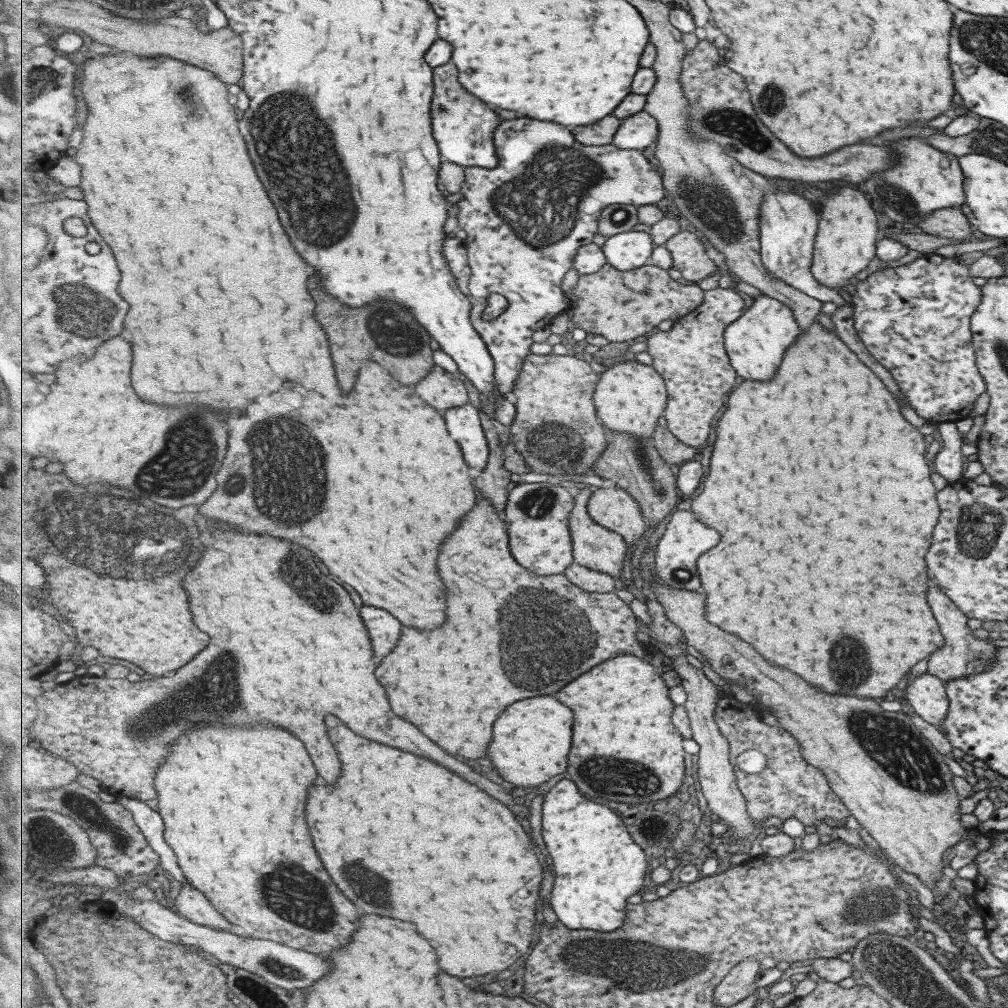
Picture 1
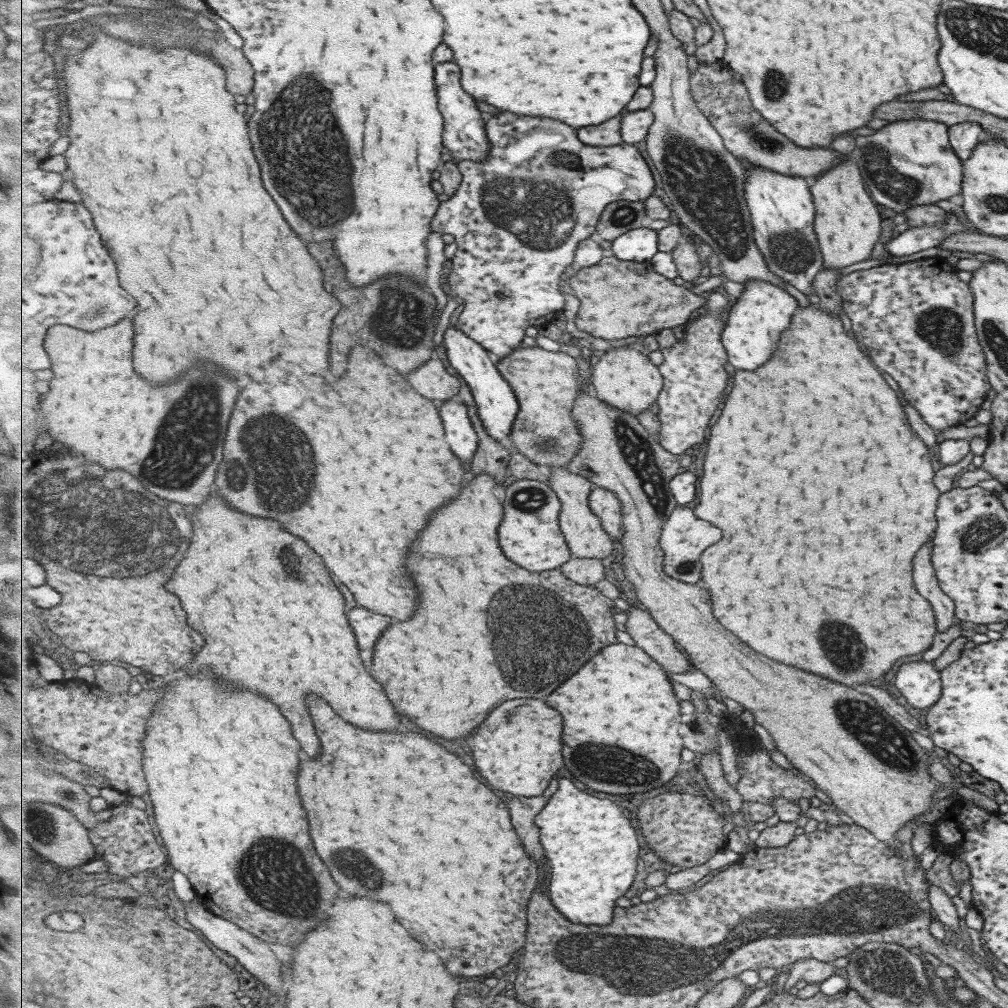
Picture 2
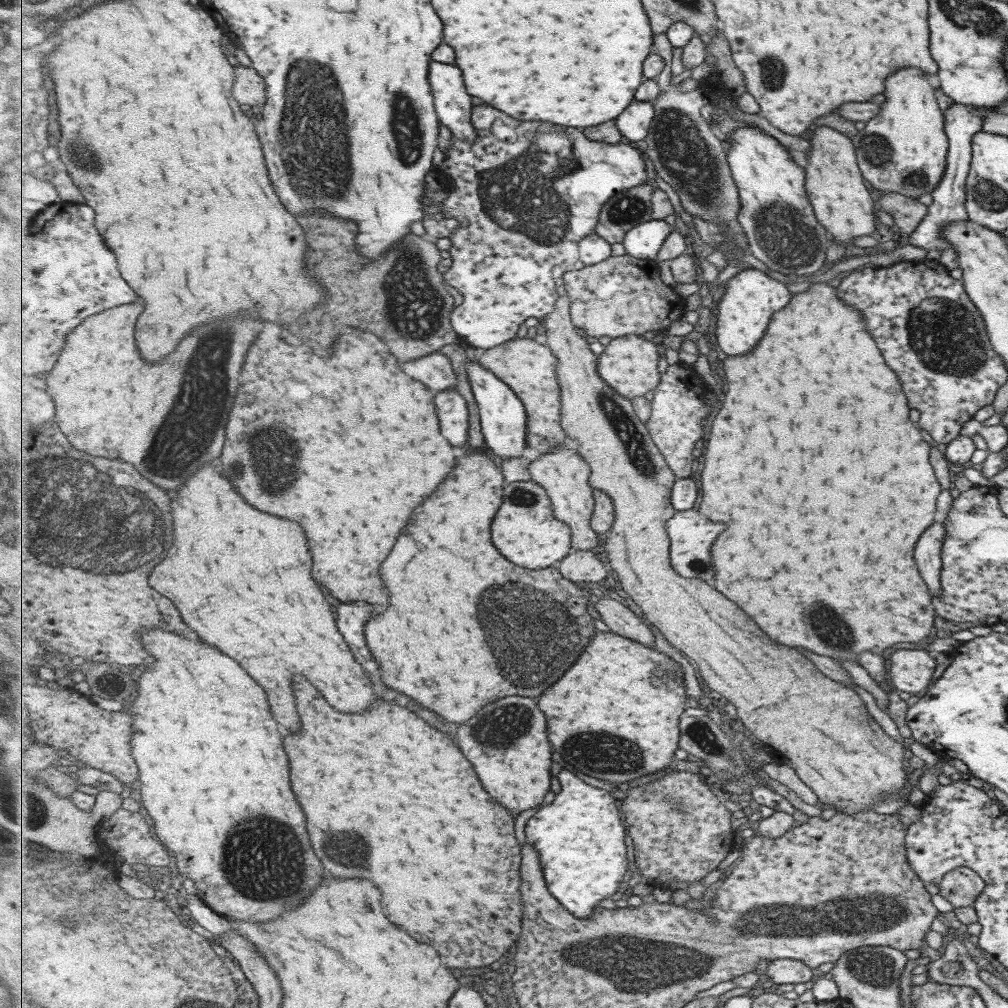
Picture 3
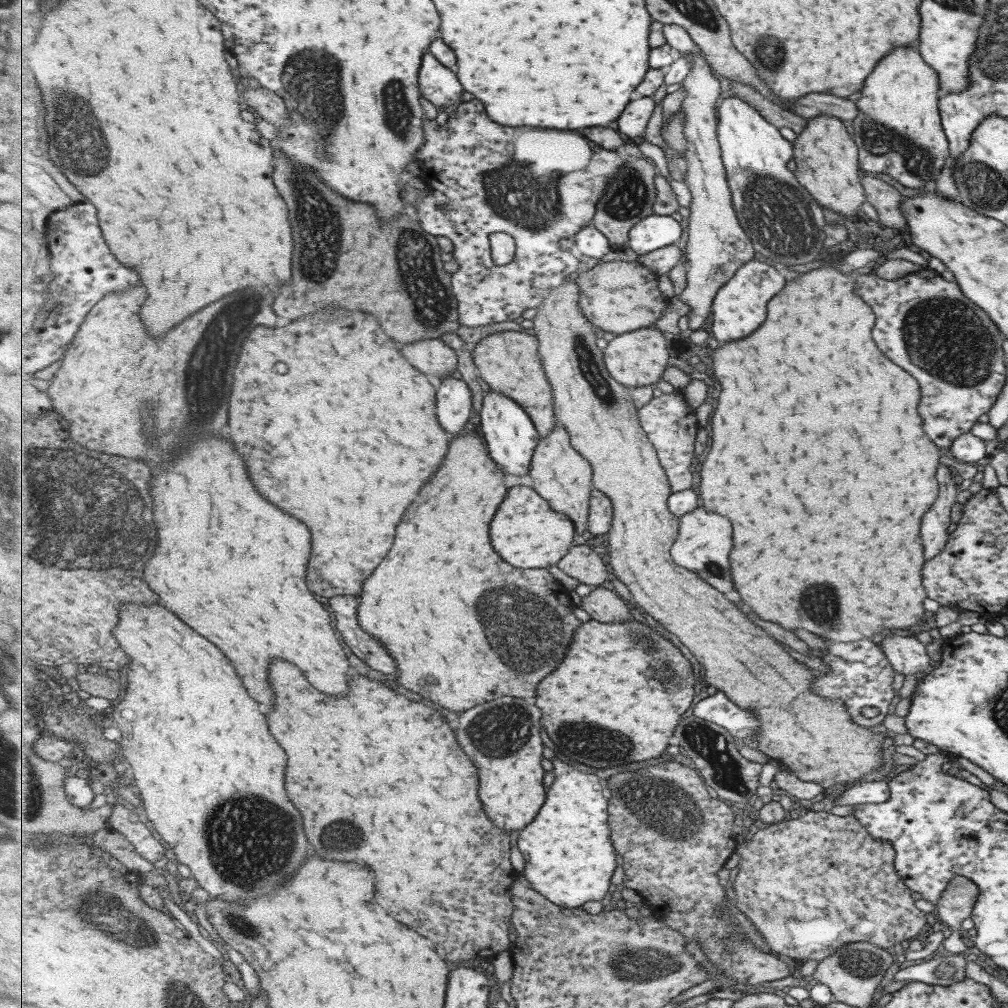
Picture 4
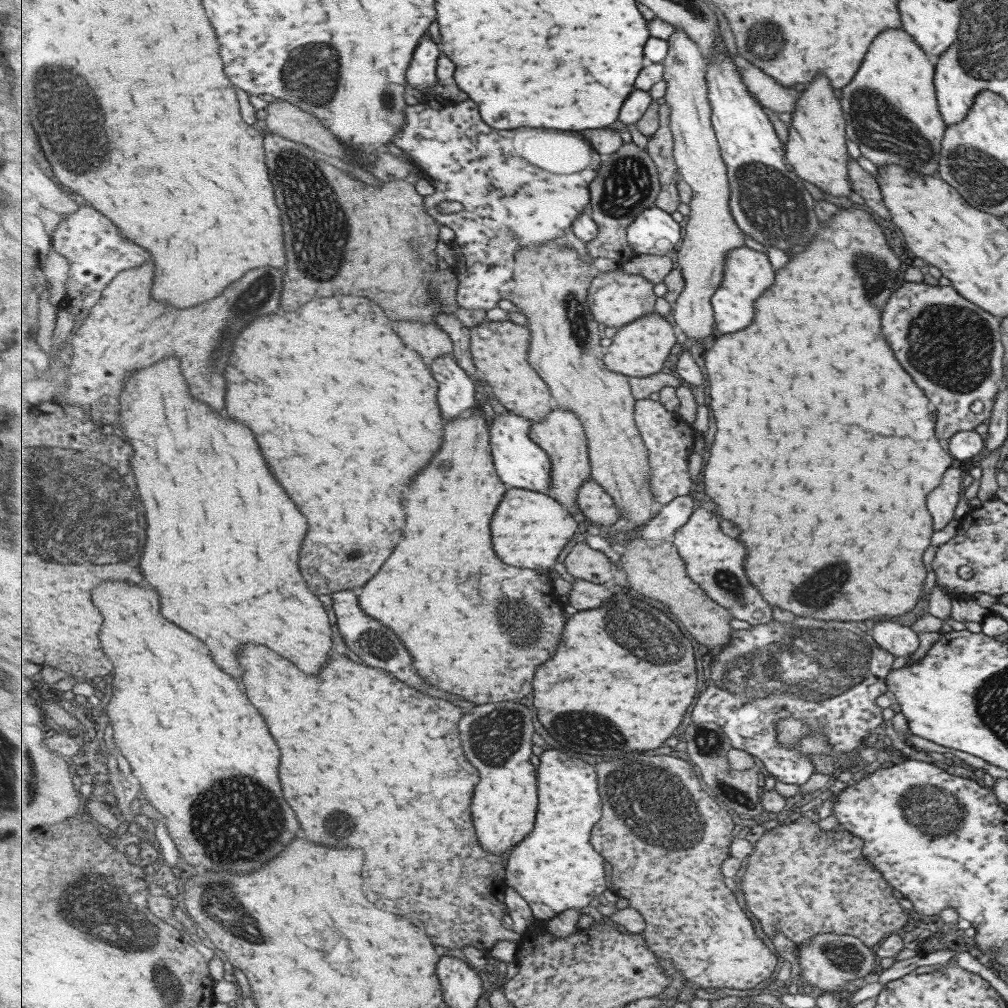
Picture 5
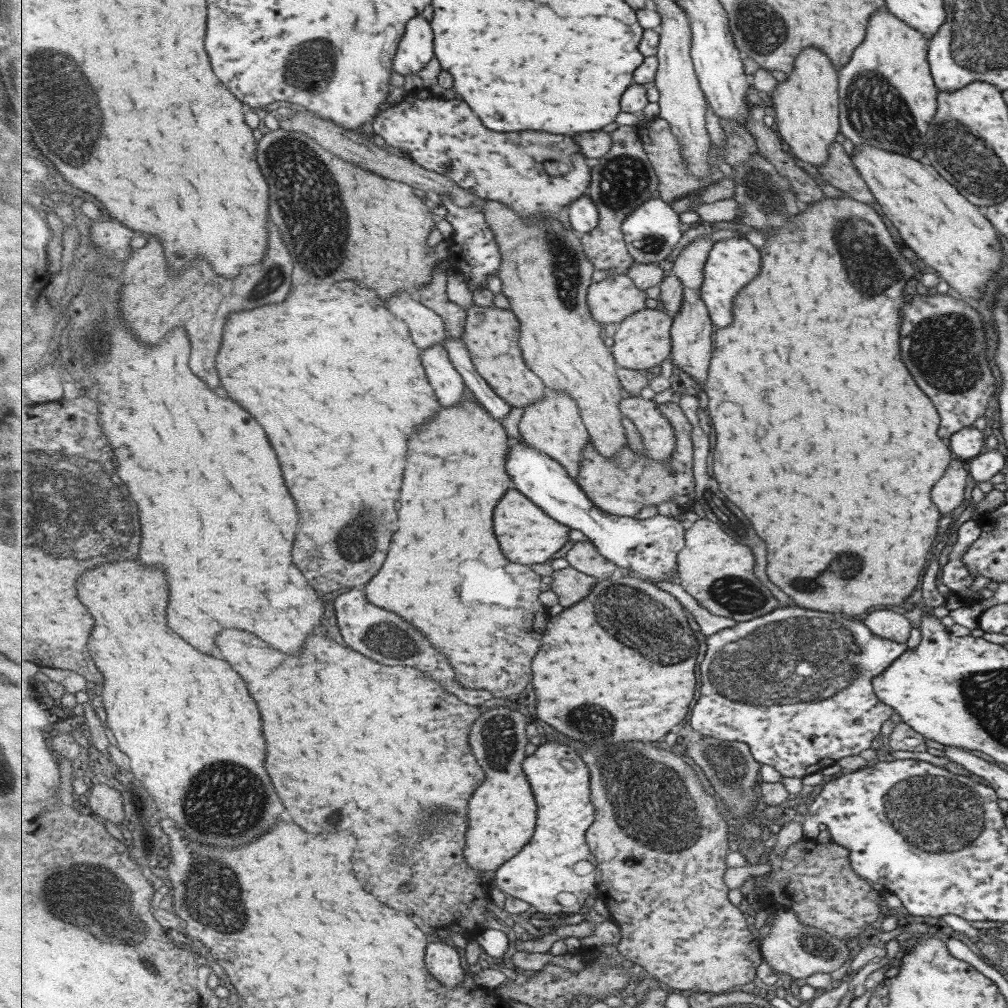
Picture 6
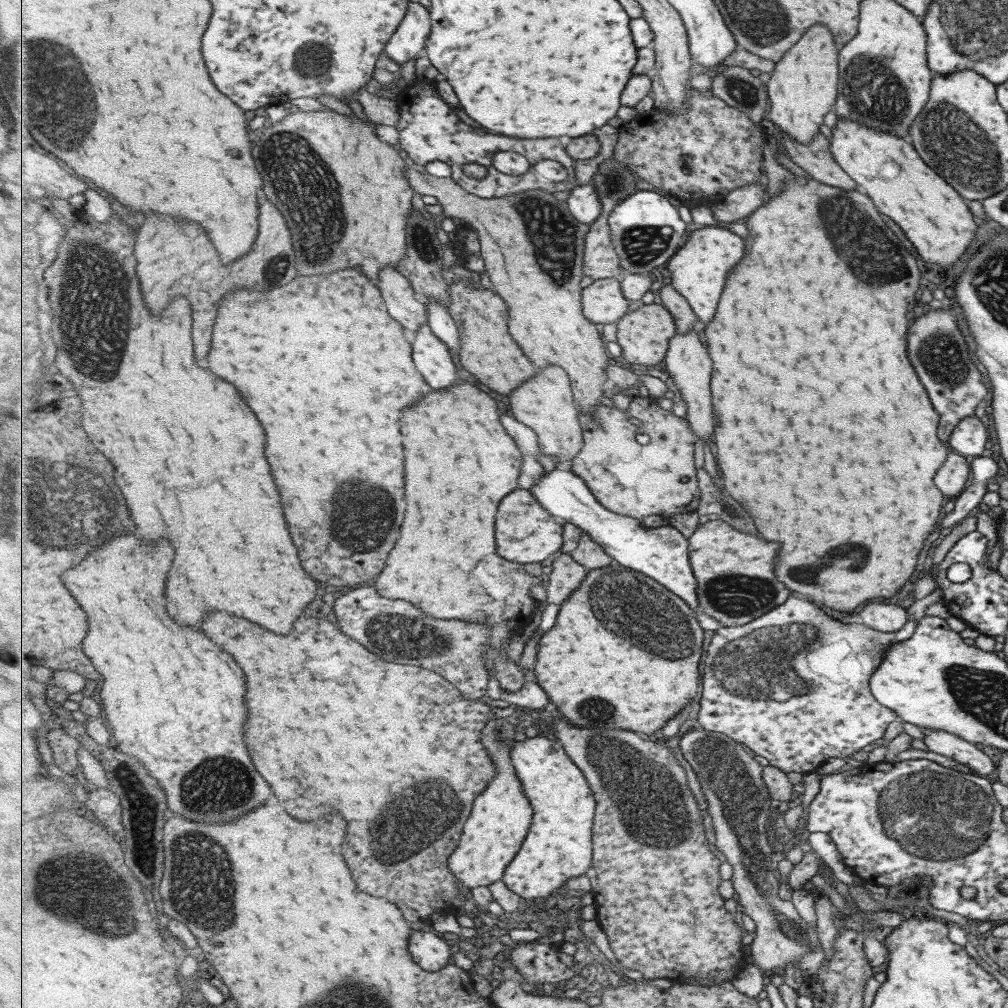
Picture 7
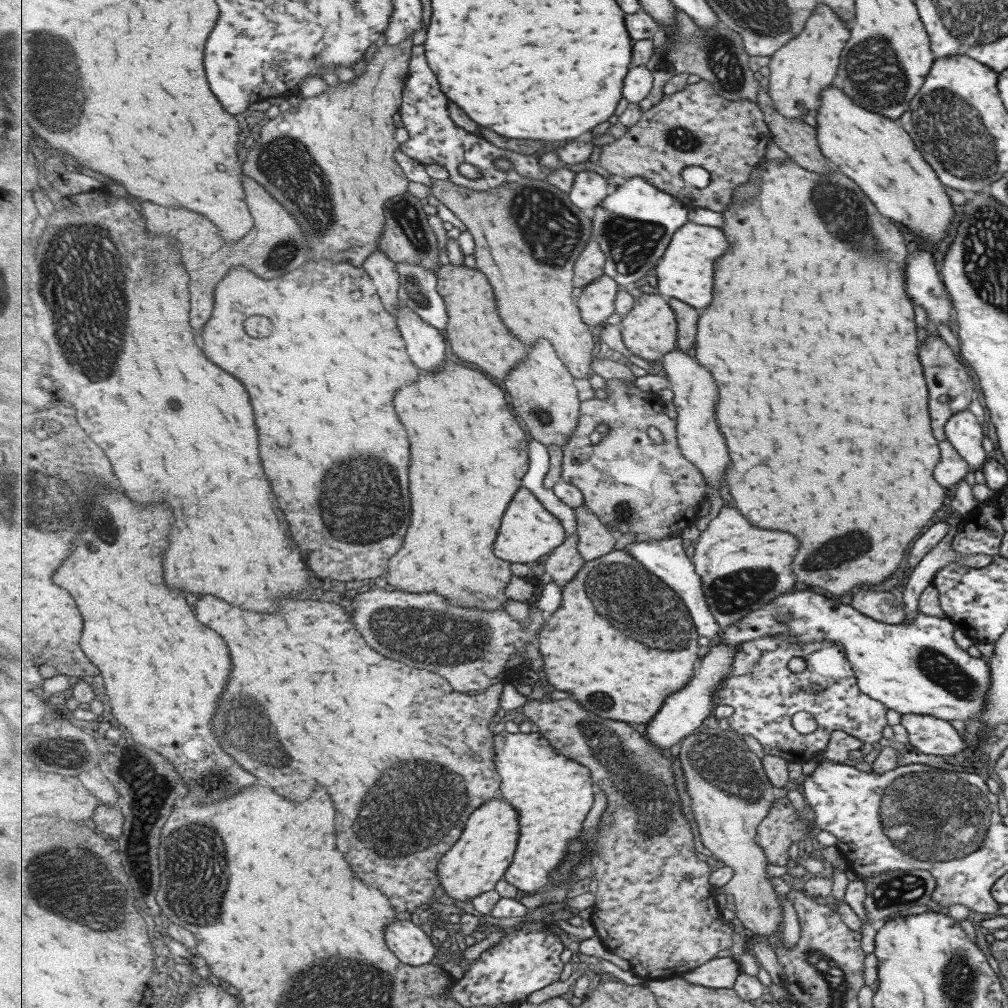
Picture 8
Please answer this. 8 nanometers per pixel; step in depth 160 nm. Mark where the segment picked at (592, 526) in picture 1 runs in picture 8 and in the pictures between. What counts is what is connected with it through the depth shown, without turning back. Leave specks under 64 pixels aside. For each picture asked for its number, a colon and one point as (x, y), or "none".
2: (584, 532)
3: (565, 474)
4: (560, 473)
5: (562, 434)
6: (555, 426)
7: (546, 403)
8: (545, 397)

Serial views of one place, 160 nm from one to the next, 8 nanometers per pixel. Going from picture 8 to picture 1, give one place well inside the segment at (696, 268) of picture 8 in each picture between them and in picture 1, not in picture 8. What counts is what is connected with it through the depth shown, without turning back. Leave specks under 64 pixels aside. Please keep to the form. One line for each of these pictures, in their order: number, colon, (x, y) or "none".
1: (755, 342)
2: (752, 330)
3: (743, 314)
4: (740, 307)
5: (748, 273)
6: (733, 263)
7: (699, 269)

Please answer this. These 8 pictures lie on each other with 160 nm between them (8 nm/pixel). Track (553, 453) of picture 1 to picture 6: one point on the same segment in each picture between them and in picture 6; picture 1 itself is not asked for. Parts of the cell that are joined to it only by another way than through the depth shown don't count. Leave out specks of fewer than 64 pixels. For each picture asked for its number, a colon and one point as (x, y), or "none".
2: (547, 384)
3: (530, 368)
4: (509, 361)
5: (501, 349)
6: (493, 336)

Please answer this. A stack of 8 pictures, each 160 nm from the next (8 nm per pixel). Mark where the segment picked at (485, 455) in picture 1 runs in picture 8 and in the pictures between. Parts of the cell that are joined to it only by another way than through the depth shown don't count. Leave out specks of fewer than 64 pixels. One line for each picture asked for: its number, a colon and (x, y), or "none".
2: (464, 438)
3: (453, 408)
4: (456, 399)
5: (458, 387)
6: (449, 384)
7: (433, 357)
8: (427, 346)

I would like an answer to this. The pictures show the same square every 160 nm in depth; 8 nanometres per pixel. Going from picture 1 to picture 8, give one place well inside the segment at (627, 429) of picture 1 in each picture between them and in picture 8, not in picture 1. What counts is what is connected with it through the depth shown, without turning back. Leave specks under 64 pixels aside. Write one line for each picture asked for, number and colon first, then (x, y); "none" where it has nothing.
2: (625, 378)
3: (630, 364)
4: (640, 358)
5: (640, 349)
6: (644, 340)
7: (644, 335)
8: (650, 330)

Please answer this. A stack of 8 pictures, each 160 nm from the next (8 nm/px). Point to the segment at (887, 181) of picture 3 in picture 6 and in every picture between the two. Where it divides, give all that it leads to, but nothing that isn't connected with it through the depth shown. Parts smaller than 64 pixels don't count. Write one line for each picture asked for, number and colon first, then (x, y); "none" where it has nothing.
4: (897, 131)
5: (890, 111)
6: (889, 72)

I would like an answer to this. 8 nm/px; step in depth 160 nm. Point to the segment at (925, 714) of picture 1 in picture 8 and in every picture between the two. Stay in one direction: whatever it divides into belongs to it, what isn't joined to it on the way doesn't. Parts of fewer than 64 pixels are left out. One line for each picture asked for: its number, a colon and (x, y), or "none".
2: (918, 682)
3: (910, 670)
4: (906, 655)
5: (899, 640)
6: (889, 625)
7: (886, 618)
8: (882, 606)

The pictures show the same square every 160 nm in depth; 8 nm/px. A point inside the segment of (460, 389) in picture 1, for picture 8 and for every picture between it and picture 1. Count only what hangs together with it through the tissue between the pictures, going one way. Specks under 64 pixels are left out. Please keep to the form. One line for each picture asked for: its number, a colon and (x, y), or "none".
2: (433, 379)
3: (436, 370)
4: (432, 356)
5: (429, 339)
6: (428, 327)
7: (401, 298)
8: (383, 270)

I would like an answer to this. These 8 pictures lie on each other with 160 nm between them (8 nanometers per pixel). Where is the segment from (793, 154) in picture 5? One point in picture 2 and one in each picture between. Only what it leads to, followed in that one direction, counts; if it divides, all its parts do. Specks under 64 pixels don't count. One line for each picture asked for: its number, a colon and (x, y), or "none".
2: (847, 221)
3: (834, 183)
4: (825, 159)

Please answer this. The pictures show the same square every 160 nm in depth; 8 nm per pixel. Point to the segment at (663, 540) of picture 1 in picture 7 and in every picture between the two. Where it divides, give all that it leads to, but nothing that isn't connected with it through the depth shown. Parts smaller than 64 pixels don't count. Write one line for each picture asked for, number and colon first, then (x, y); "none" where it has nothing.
2: (685, 537)
3: (692, 536)
4: (705, 541)
5: (716, 562)
6: (707, 567)
7: (724, 560)

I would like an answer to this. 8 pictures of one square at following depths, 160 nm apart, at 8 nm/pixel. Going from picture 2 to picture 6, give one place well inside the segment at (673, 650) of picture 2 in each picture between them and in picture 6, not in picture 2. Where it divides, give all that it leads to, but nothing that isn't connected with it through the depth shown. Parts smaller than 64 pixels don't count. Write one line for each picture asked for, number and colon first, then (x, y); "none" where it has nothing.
3: (624, 620)
4: (602, 604)
5: (584, 596)
6: (571, 586)

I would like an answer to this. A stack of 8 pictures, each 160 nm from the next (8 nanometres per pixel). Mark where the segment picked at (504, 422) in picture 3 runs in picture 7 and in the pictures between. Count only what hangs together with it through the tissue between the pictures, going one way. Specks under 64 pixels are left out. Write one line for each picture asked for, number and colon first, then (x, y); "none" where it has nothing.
4: (511, 436)
5: (521, 461)
6: (650, 547)
7: (662, 553)

